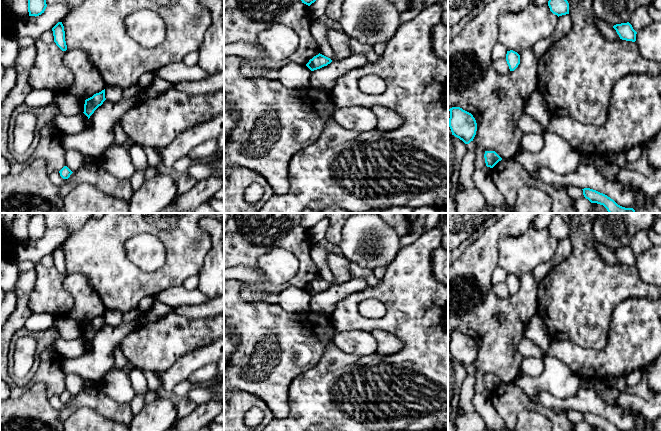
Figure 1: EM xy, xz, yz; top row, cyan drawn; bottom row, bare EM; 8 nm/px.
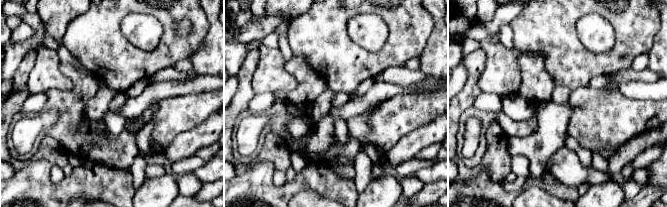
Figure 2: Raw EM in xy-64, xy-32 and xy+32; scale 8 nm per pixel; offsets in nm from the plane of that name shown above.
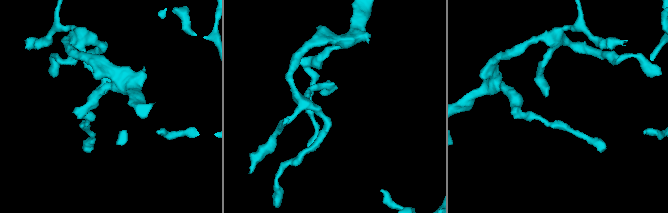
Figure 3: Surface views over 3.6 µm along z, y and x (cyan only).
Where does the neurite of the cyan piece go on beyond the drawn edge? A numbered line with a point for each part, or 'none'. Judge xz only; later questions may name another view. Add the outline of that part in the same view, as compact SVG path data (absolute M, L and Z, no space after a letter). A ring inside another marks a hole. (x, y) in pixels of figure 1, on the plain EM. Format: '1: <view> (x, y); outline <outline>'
none

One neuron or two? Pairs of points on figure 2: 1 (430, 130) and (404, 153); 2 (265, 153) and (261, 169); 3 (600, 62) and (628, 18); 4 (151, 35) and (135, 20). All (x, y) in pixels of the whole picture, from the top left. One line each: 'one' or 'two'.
1: one
2: two
3: one
4: one

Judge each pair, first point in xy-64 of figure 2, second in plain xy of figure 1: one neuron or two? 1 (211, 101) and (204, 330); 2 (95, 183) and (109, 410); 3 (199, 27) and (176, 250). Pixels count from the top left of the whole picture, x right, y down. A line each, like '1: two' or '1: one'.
1: one
2: one
3: one

